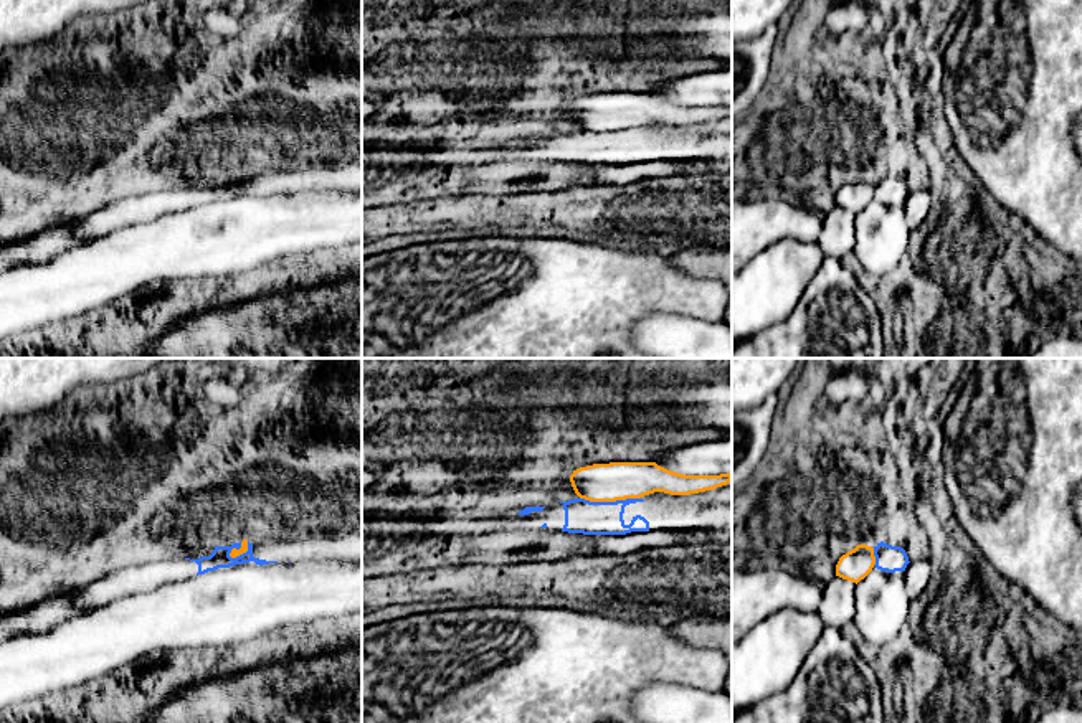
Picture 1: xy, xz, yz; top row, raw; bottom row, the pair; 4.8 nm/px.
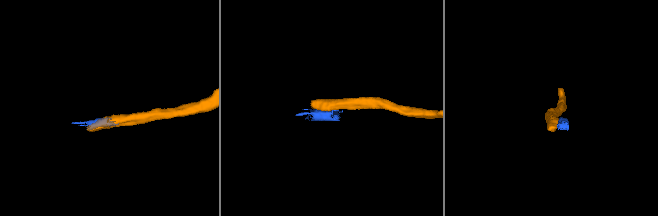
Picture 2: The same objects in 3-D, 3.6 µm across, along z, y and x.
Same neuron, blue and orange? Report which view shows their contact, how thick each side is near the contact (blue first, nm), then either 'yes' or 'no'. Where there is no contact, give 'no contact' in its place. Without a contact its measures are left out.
xz | 160/190 nm | no

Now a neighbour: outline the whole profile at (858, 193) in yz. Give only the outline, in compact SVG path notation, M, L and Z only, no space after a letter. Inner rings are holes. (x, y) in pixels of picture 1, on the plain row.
M857 175L854 180L839 188L836 195L836 206L857 215L872 201L874 195L874 178L867 175Z

